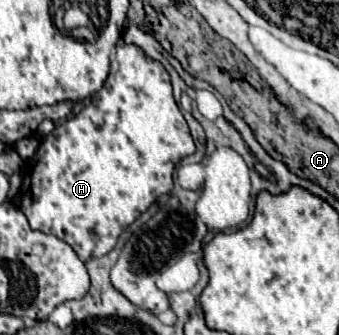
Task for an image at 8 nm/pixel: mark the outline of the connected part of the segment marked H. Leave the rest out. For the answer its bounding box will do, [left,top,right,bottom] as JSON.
[20,45,196,261]

